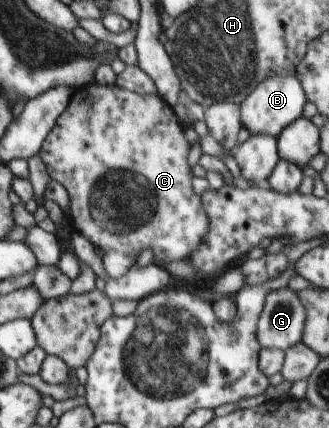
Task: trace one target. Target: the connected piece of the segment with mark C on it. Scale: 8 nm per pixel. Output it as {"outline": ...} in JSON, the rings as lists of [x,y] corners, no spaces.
{"outline":[[[97,82],[86,83],[82,87],[73,89],[66,111],[58,117],[56,125],[52,127],[52,131],[44,139],[39,156],[42,158],[50,178],[58,181],[70,197],[70,215],[67,218],[70,225],[72,225],[72,231],[76,233],[77,238],[89,240],[100,252],[105,273],[112,279],[118,279],[126,275],[126,272],[136,264],[138,255],[146,249],[150,248],[153,251],[156,261],[168,265],[172,261],[186,262],[187,259],[190,259],[190,253],[194,249],[198,249],[202,239],[206,239],[210,221],[208,221],[208,215],[204,211],[201,197],[196,195],[192,188],[193,171],[188,162],[190,147],[182,123],[178,120],[172,107],[166,104],[158,94],[138,94],[117,87],[115,84],[99,85]]]}

